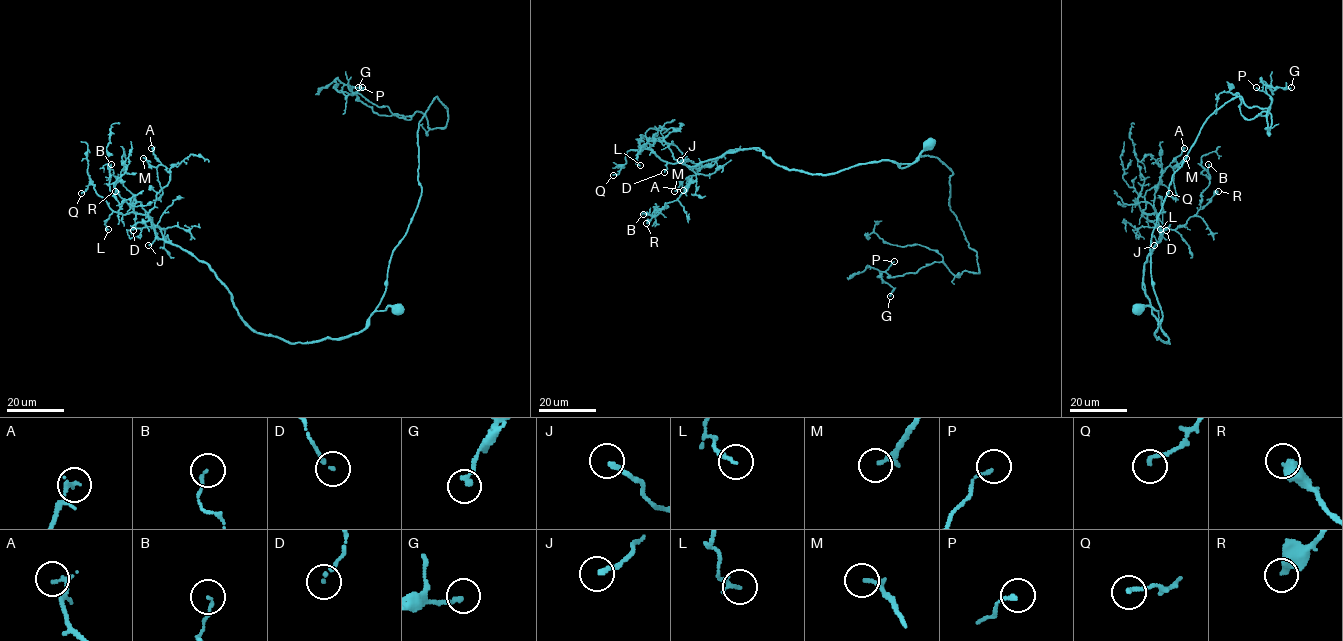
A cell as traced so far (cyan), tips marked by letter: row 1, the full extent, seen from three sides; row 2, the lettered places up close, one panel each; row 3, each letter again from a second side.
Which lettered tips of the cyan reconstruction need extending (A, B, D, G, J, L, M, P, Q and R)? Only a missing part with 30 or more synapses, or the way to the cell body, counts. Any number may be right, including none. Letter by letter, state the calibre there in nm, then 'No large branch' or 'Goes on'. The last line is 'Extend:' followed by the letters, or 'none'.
A: Thickness 180 nm. No large branch
B: Thickness 100 nm. No large branch
D: Thickness 130 nm. No large branch
G: Thickness 240 nm. No large branch
J: Thickness 200 nm. No large branch
L: Thickness 150 nm. No large branch
M: Thickness 190 nm. No large branch
P: Thickness 150 nm. No large branch
Q: Thickness 170 nm. No large branch
R: Thickness 440 nm. No large branch
Extend: none

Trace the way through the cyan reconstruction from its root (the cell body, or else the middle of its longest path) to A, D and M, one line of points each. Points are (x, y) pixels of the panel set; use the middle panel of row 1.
A: (929, 142), (912, 163), (825, 175), (787, 170), (752, 148), (694, 166), (686, 159), (701, 167), (683, 190)
D: (929, 142), (912, 163), (880, 160), (825, 175), (787, 170), (752, 148), (694, 166), (667, 162), (664, 172)
M: (929, 142), (912, 163), (825, 175), (787, 170), (752, 148), (694, 166), (686, 159), (701, 167), (674, 191)

